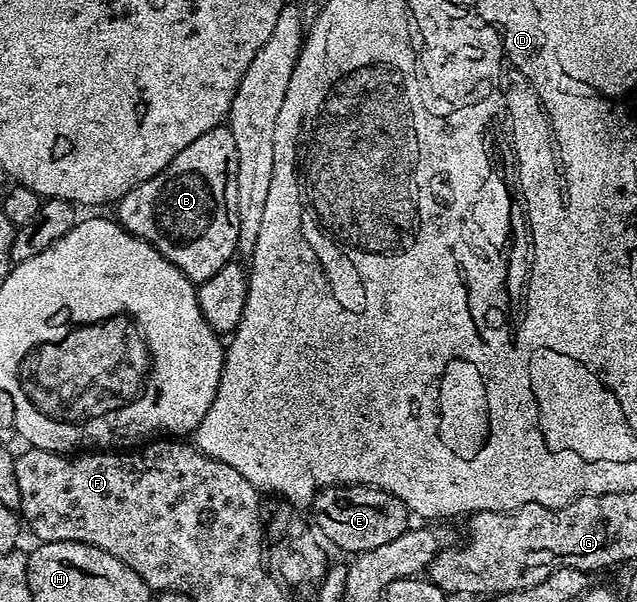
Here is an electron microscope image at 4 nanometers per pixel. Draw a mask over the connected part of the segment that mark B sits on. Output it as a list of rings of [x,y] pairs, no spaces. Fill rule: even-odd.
[[[222,124],[213,130],[203,132],[195,144],[187,144],[163,172],[151,176],[151,180],[143,180],[131,192],[122,196],[116,203],[116,221],[128,234],[141,238],[151,244],[175,268],[182,270],[195,284],[211,280],[219,268],[234,261],[239,240],[239,211],[237,211],[237,189],[235,188],[235,172],[239,172],[239,152],[235,148],[235,136],[231,136],[228,125]]]

